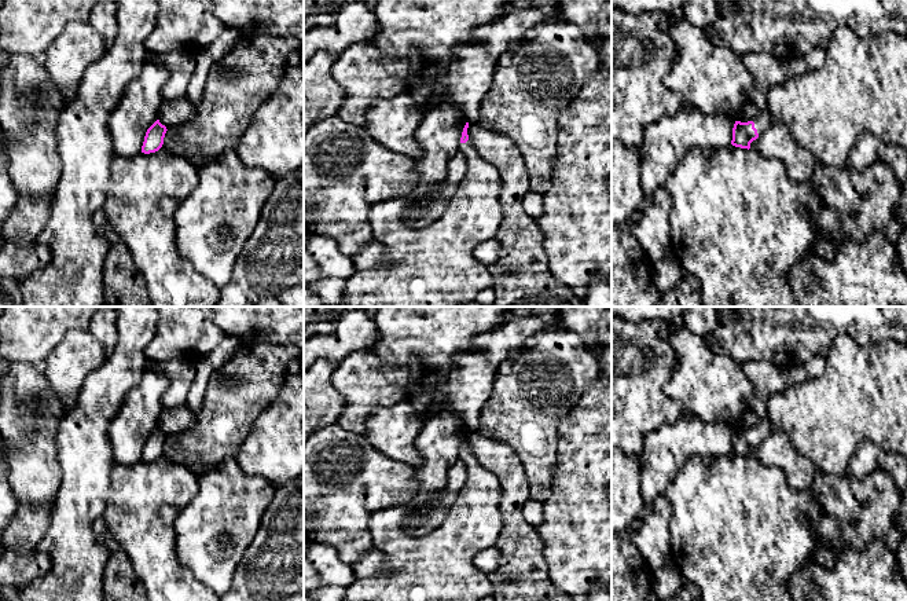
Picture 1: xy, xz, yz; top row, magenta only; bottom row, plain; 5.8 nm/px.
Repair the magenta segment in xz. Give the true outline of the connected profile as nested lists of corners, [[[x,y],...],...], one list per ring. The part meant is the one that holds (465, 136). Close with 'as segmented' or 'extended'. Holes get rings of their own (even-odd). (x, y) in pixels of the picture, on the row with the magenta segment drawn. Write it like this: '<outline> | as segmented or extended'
[[[466,122],[460,151],[467,158],[467,173],[456,188],[447,194],[444,215],[423,228],[411,228],[403,220],[411,215],[405,197],[372,205],[367,213],[374,241],[385,249],[381,267],[356,271],[346,283],[345,298],[338,305],[324,304],[304,285],[304,307],[456,307],[475,301],[477,294],[493,286],[488,267],[478,263],[473,250],[477,245],[496,239],[503,215],[499,201],[500,175],[482,160],[469,140]]] | extended

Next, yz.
[[[847,26],[838,28],[826,47],[823,66],[771,87],[764,111],[754,121],[735,121],[731,144],[749,150],[753,140],[778,122],[829,168],[852,168],[849,154],[863,132],[907,151],[907,36],[885,32],[862,39]]] | extended

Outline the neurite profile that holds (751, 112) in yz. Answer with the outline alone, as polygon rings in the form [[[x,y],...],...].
[[[749,103],[743,106],[737,121],[741,121],[741,122],[754,121],[763,111],[764,111],[764,107],[760,107],[754,103]]]

